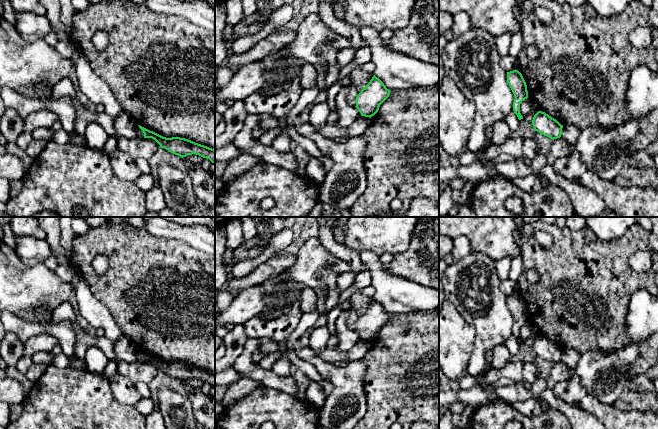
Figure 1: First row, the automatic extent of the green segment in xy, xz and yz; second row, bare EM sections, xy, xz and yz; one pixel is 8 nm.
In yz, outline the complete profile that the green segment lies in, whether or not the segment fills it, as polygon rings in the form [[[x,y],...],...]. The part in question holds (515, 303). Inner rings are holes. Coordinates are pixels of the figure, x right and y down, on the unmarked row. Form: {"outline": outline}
{"outline": [[[518,294],[507,296],[507,306],[514,318],[513,335],[518,343],[523,343],[520,337],[520,328],[528,322],[526,306]]]}

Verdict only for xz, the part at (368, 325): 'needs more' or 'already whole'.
already whole

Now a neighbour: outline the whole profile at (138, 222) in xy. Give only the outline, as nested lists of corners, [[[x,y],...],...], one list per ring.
[[[128,217],[126,222],[129,225],[137,228],[145,228],[146,225],[146,220],[144,220],[142,217]]]

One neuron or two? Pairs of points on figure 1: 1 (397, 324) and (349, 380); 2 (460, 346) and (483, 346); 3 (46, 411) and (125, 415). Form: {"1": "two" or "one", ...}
{"1": "two", "2": "two", "3": "one"}

